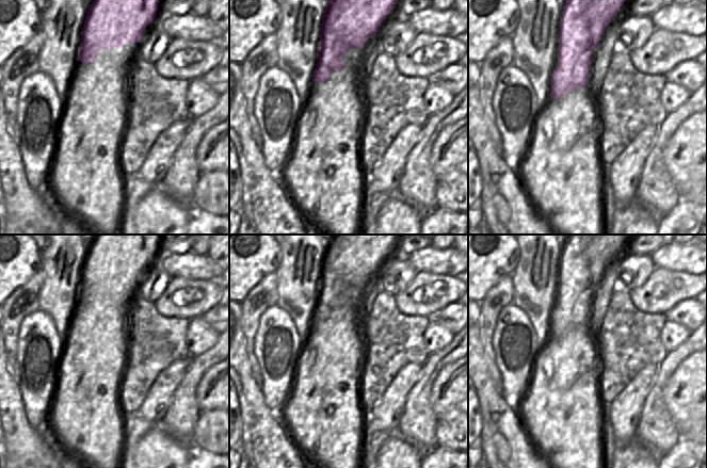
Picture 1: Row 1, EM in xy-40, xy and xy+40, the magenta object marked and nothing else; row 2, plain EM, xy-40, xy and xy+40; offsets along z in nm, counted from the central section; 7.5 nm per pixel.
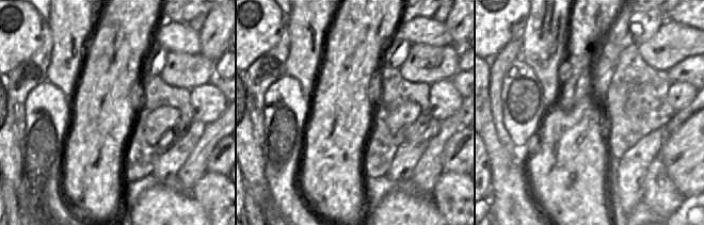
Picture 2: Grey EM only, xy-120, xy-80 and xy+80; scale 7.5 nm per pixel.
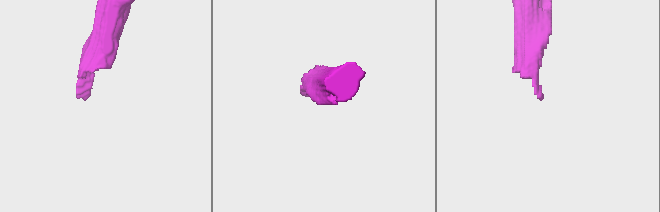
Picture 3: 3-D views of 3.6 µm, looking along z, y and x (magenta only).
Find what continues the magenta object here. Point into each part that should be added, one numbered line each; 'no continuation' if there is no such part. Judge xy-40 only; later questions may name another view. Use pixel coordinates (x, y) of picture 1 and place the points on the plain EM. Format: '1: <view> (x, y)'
1: xy-40 (84, 415)

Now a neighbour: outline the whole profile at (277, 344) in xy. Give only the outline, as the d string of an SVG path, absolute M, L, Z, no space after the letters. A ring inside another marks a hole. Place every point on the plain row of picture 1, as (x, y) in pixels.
M276 305L263 311L255 334L255 357L261 372L261 393L271 411L280 414L302 350L289 314Z

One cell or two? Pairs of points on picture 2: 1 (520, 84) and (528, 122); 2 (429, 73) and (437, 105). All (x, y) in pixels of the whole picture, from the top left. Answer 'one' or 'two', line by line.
1: one
2: two

